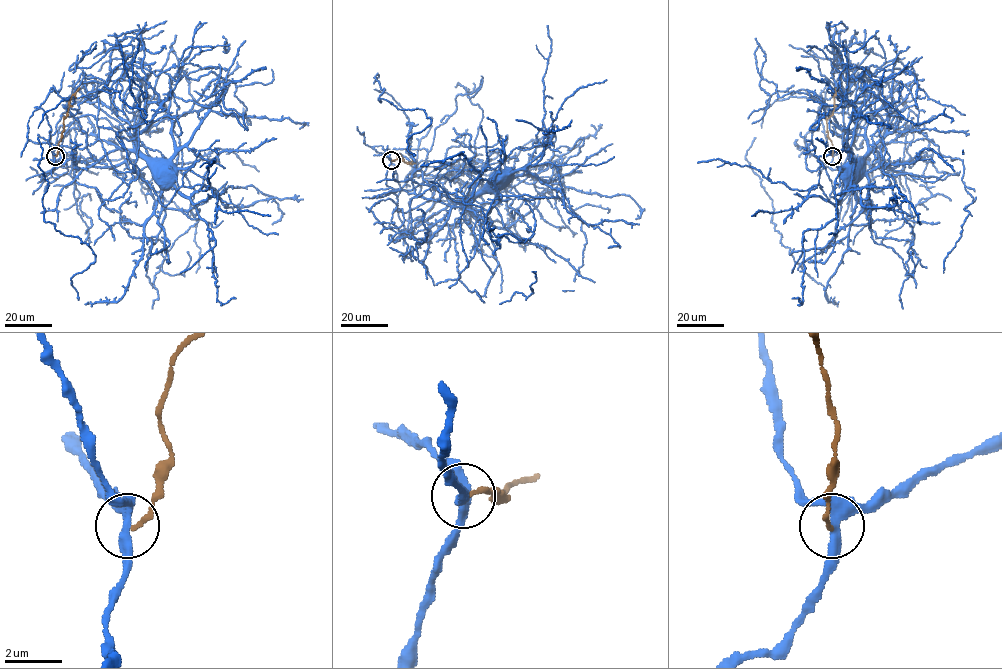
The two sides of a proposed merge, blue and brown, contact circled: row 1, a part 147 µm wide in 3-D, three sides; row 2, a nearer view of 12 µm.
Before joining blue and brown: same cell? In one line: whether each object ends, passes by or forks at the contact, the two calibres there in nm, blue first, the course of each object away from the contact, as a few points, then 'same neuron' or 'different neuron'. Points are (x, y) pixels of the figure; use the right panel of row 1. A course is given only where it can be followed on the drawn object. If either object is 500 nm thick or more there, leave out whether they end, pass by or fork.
blue forks there; brown ends there; 300 nm thick on the blue side, 160 nm on the other; blue runs (833, 156), (856, 139), (871, 115), (896, 112), (905, 105), (893, 101), (896, 121), (849, 180); brown runs (833, 156), (826, 120), (834, 106), (835, 88); different neuron

